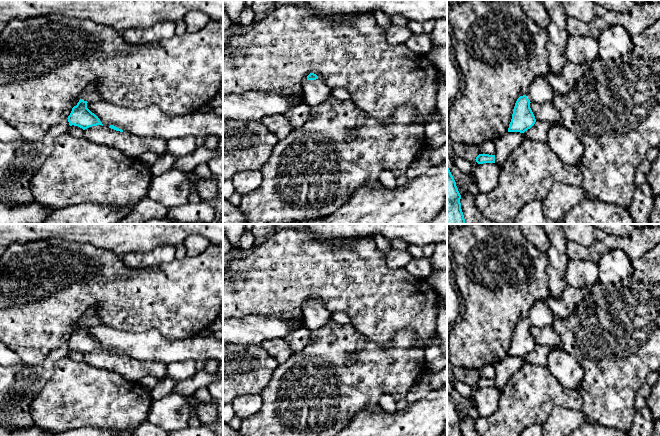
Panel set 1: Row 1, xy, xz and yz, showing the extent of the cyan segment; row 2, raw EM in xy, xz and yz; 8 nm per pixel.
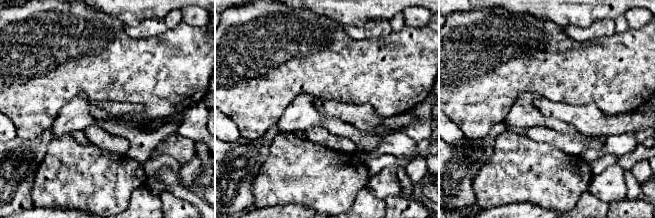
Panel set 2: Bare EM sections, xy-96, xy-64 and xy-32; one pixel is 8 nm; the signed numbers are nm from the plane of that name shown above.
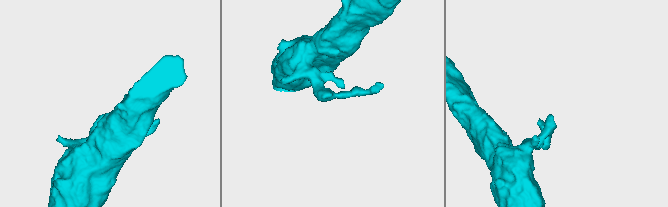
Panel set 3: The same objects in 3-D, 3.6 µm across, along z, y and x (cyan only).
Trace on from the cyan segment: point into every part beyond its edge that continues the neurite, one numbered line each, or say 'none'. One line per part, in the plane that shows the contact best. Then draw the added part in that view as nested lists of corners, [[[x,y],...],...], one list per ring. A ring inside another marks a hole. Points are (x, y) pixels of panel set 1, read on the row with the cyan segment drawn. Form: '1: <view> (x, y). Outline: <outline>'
1: xz (315, 92). Outline: [[[307,80],[302,87],[304,101],[310,107],[318,106],[331,96],[332,88],[322,80]]]

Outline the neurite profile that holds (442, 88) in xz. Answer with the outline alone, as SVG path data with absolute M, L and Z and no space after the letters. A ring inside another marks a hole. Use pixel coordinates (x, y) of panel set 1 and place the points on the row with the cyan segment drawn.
M443 74L438 75L437 113L440 116L440 124L447 132L447 85Z

